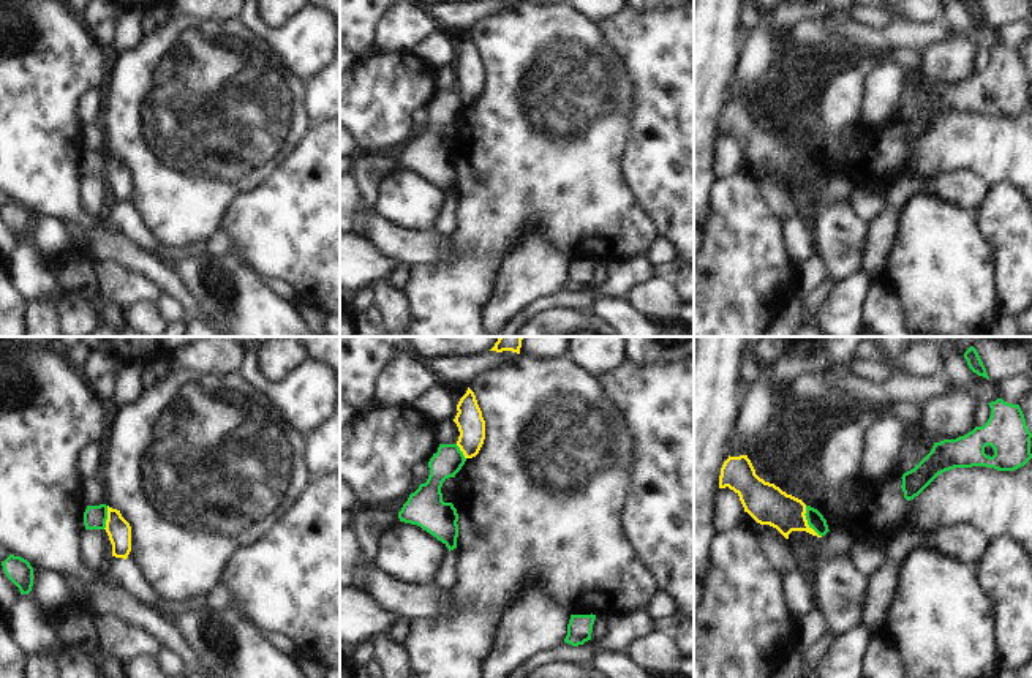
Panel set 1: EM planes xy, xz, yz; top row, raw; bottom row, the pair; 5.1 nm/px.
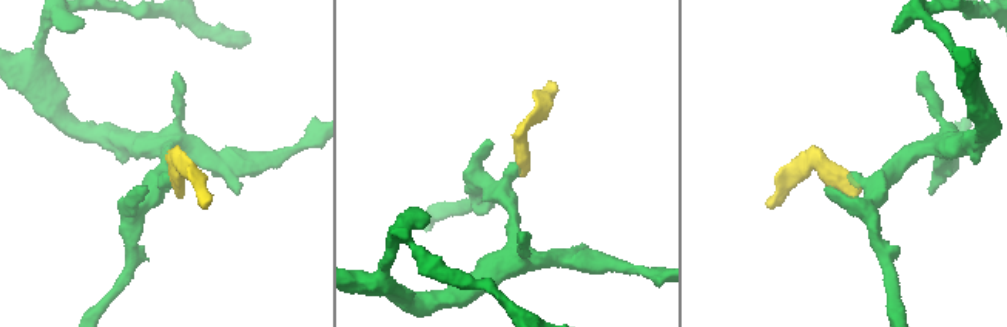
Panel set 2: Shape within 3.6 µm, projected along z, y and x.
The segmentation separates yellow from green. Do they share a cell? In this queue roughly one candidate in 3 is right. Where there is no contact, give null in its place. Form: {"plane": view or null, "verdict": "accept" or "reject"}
{"plane": "yz", "verdict": "reject"}

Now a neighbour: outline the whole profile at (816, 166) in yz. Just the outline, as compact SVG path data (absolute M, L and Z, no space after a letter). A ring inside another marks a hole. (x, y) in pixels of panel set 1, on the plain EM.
M806 152L804 161L806 161L809 174L812 174L819 182L825 182L830 177L827 166L817 155Z

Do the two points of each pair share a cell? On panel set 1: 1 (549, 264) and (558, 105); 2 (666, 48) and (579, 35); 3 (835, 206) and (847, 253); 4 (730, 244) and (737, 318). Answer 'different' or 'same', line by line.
1: different
2: different
3: same
4: same

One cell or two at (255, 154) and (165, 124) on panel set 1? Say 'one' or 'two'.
one

